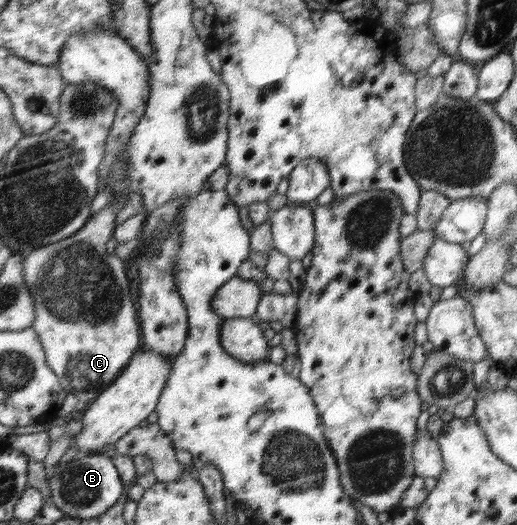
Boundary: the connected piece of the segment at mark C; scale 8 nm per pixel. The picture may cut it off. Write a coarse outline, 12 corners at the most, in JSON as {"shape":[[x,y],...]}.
{"shape":[[115,207],[24,254],[36,331],[70,394],[100,394],[140,326]]}

